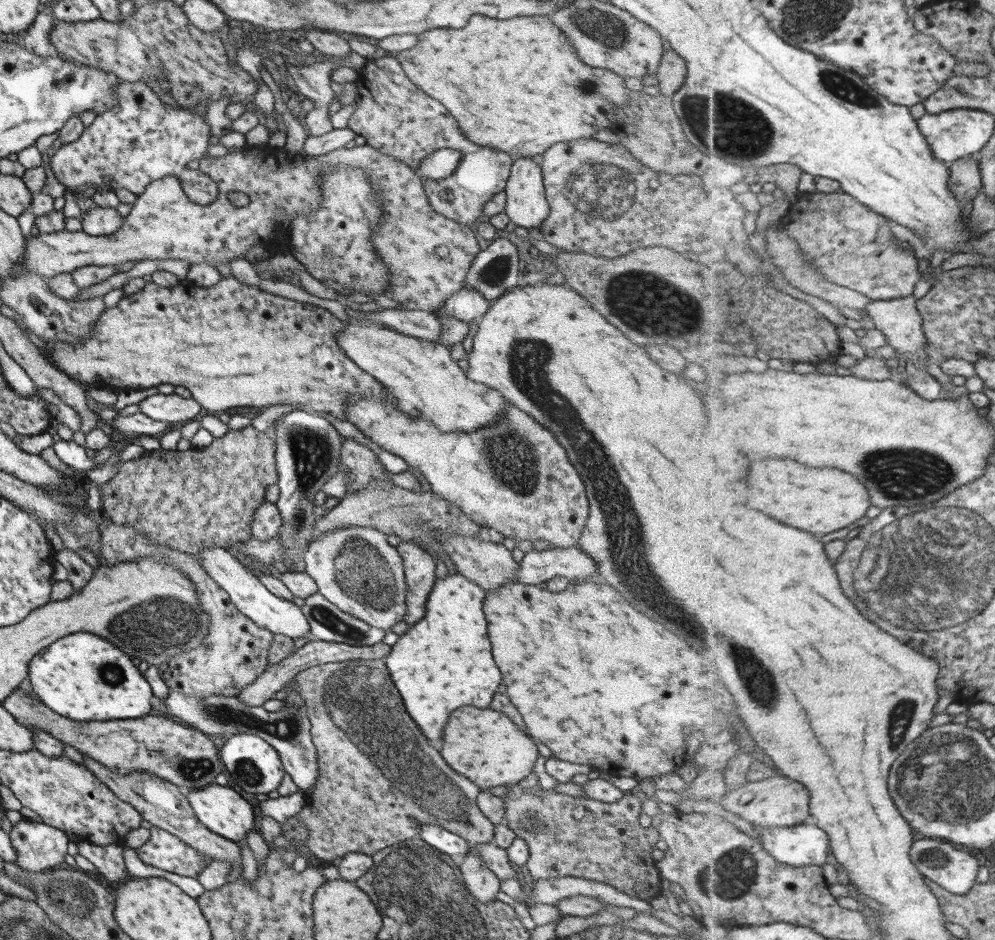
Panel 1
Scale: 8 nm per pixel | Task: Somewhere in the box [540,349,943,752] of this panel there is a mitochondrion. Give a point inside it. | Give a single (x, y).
(763, 687)

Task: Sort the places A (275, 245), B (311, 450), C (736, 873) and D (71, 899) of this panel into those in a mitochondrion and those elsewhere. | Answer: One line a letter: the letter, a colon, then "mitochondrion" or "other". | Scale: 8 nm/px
A: other
B: mitochondrion
C: mitochondrion
D: mitochondrion

